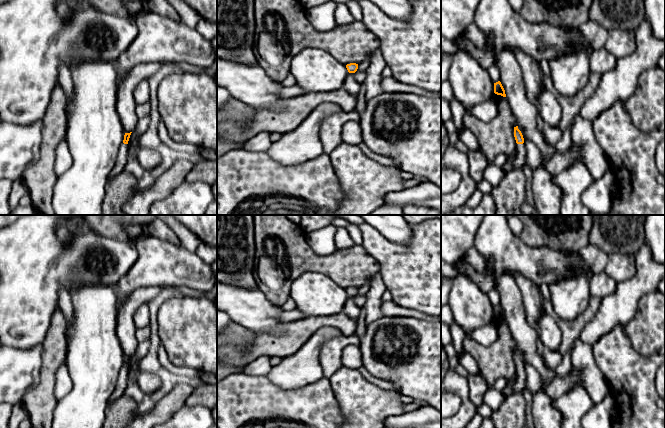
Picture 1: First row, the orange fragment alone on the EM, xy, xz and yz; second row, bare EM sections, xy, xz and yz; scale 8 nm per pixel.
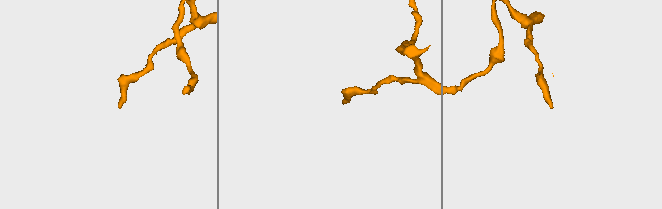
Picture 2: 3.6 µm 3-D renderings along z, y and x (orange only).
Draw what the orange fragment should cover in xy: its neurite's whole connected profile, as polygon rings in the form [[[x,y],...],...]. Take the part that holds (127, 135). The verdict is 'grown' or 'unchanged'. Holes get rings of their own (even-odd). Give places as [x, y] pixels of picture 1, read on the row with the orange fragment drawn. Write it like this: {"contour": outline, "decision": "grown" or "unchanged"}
{"contour": [[[132,132],[125,133],[123,144],[121,145],[119,152],[118,152],[116,164],[115,164],[114,168],[112,169],[112,171],[109,173],[108,178],[119,175],[123,171],[123,168],[127,161],[127,152],[128,152],[127,144],[128,144],[131,133]]], "decision": "grown"}

